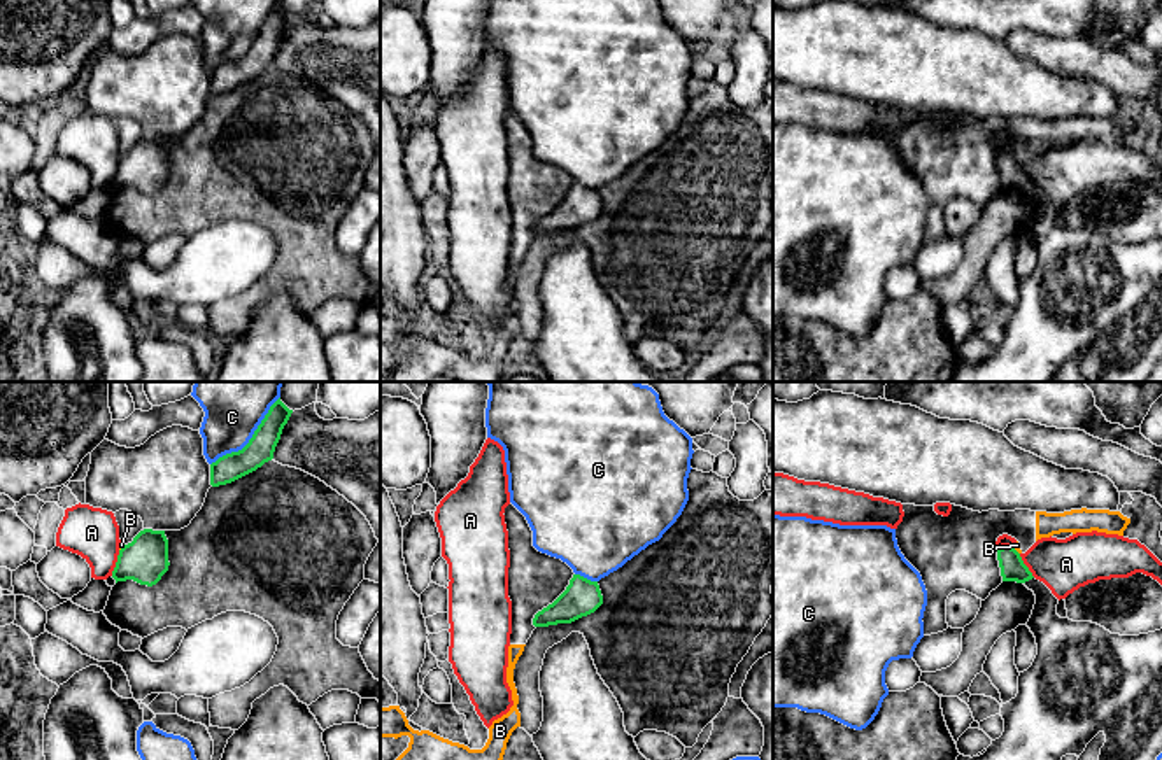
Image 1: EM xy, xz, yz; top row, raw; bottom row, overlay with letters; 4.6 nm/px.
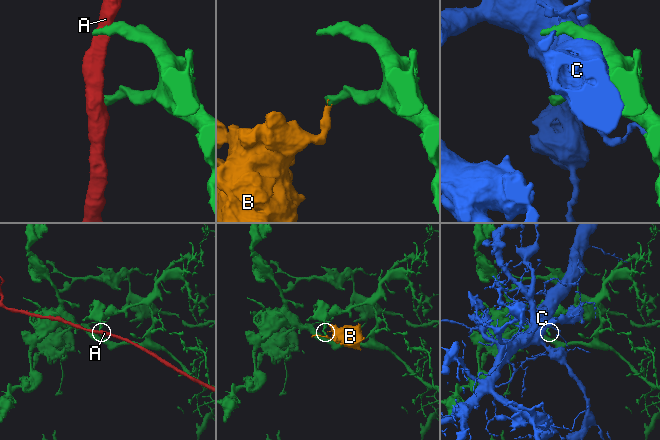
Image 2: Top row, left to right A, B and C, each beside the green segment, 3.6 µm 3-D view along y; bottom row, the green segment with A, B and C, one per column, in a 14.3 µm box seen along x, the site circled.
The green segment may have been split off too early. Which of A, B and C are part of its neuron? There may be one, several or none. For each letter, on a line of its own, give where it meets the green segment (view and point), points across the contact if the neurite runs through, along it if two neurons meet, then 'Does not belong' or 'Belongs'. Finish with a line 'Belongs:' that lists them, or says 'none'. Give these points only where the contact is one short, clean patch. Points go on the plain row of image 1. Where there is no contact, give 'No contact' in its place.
A: Touches green at xy (116, 170). Boundary: xy (120, 158), (111, 182). Does not belong
B: Touches green at xy (121, 156). Boundary: xy (125, 153), (120, 158). Does not belong
C: Touches green at xy (251, 46). Does not belong
Belongs: none

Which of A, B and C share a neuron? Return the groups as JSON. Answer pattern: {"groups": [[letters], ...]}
{"groups": [["A"], ["B"], ["C"]]}

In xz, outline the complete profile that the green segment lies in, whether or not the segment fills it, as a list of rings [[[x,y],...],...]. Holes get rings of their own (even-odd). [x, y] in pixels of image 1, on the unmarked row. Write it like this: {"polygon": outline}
{"polygon": [[[573,182],[566,198],[533,226],[535,235],[549,235],[557,231],[571,231],[582,224],[594,221],[603,212],[598,189],[591,189],[580,182]]]}

